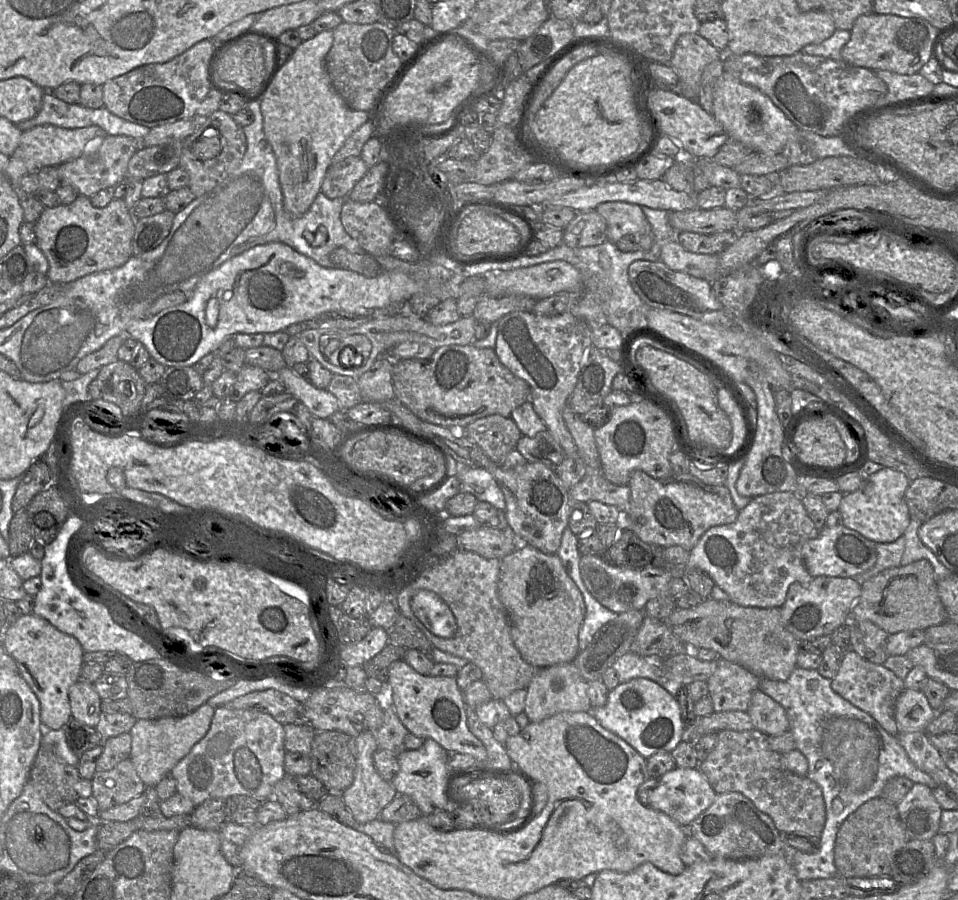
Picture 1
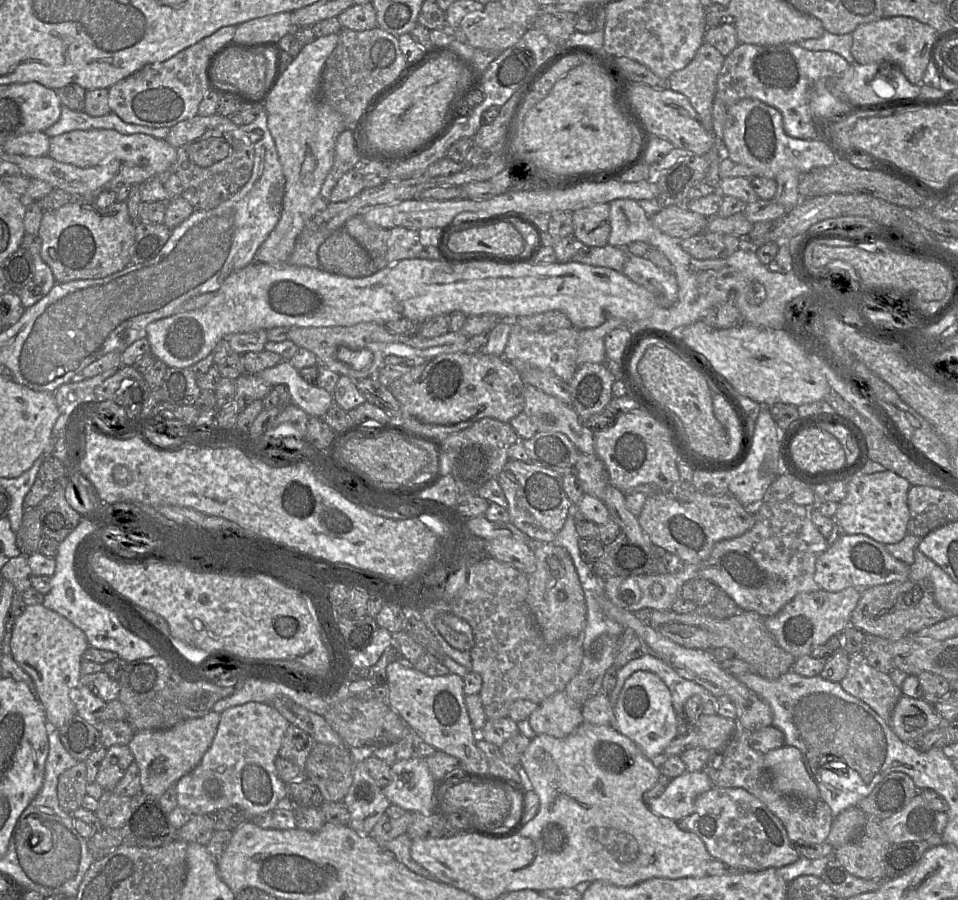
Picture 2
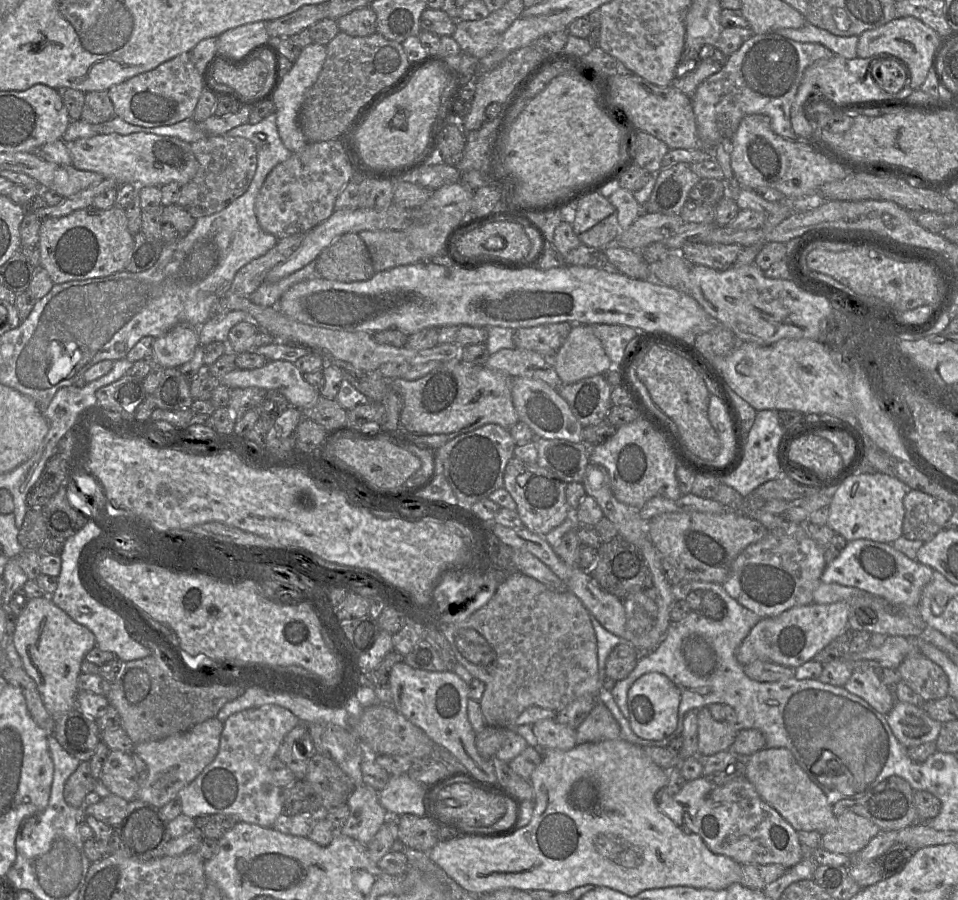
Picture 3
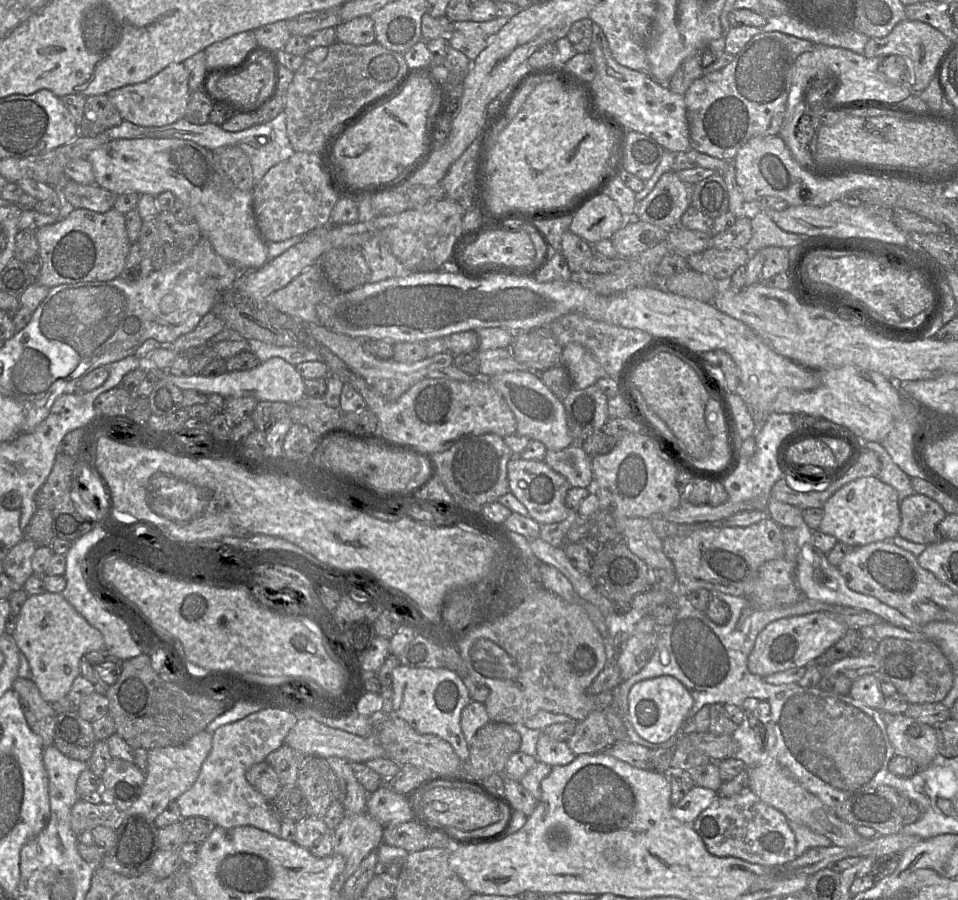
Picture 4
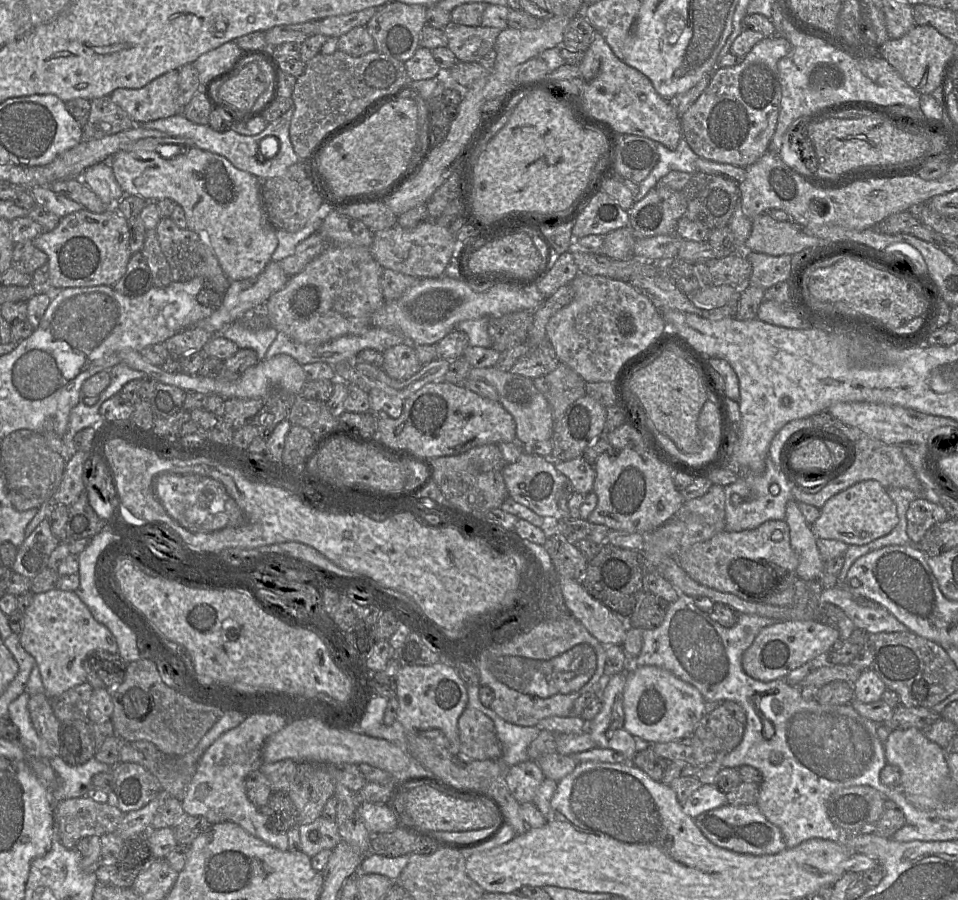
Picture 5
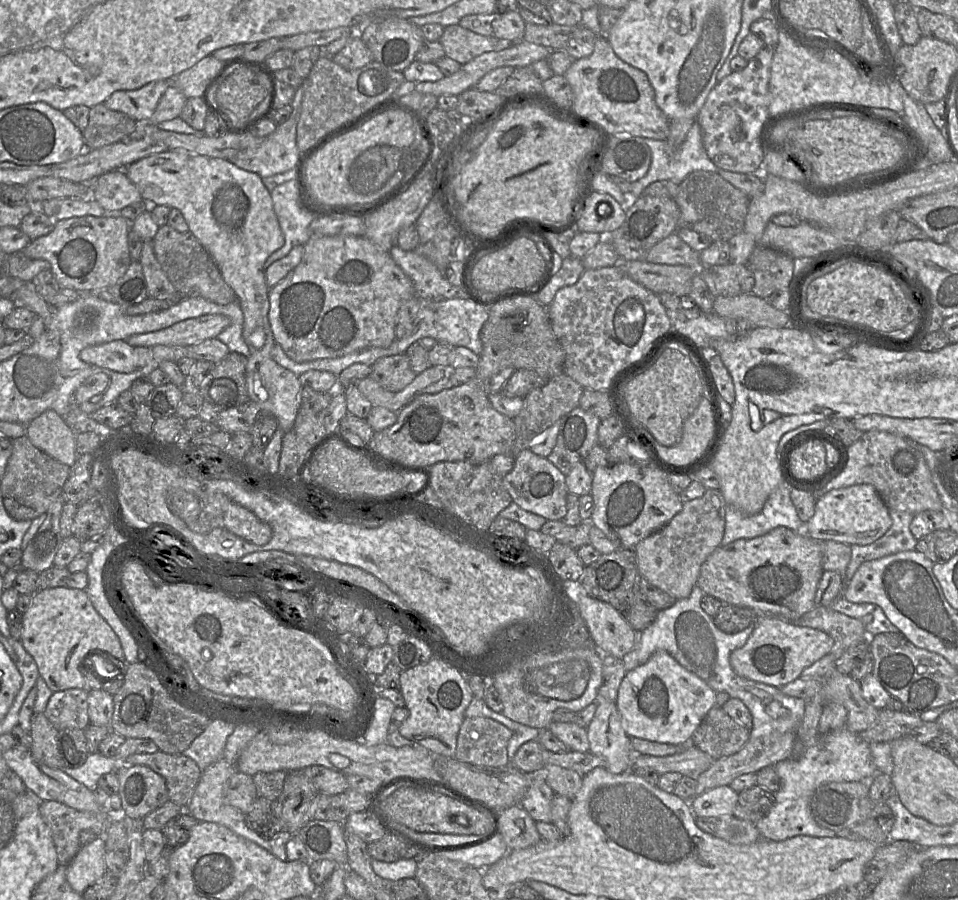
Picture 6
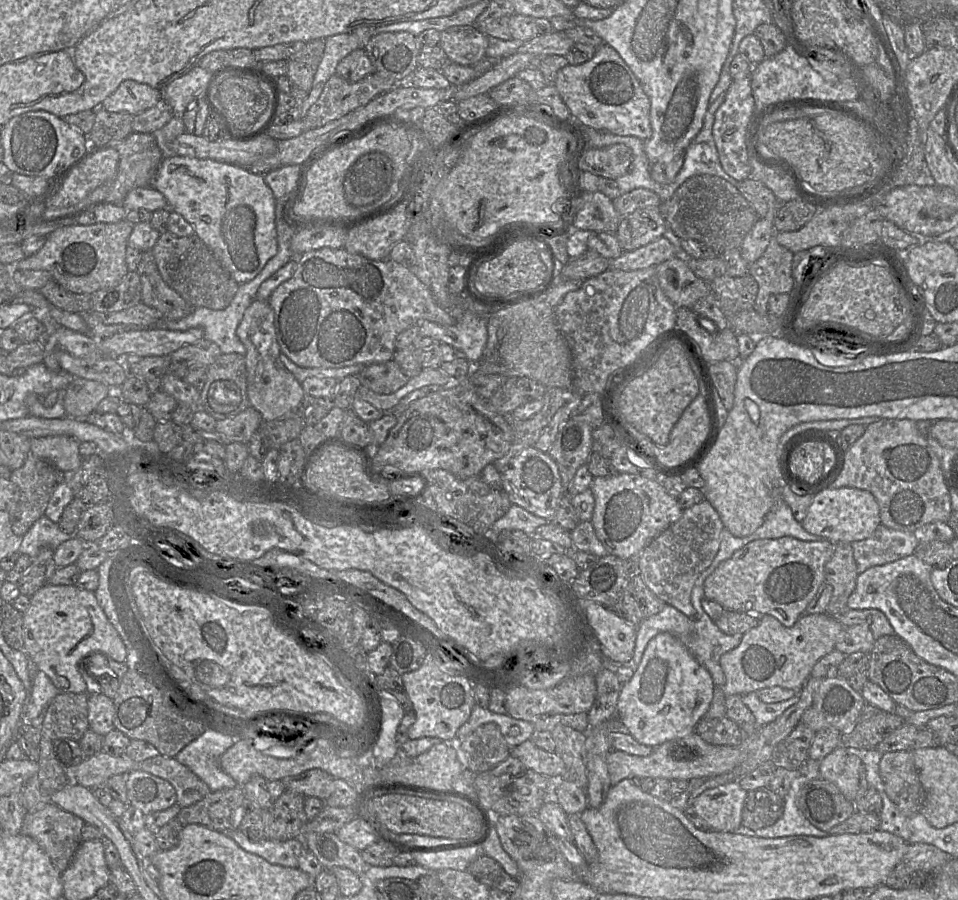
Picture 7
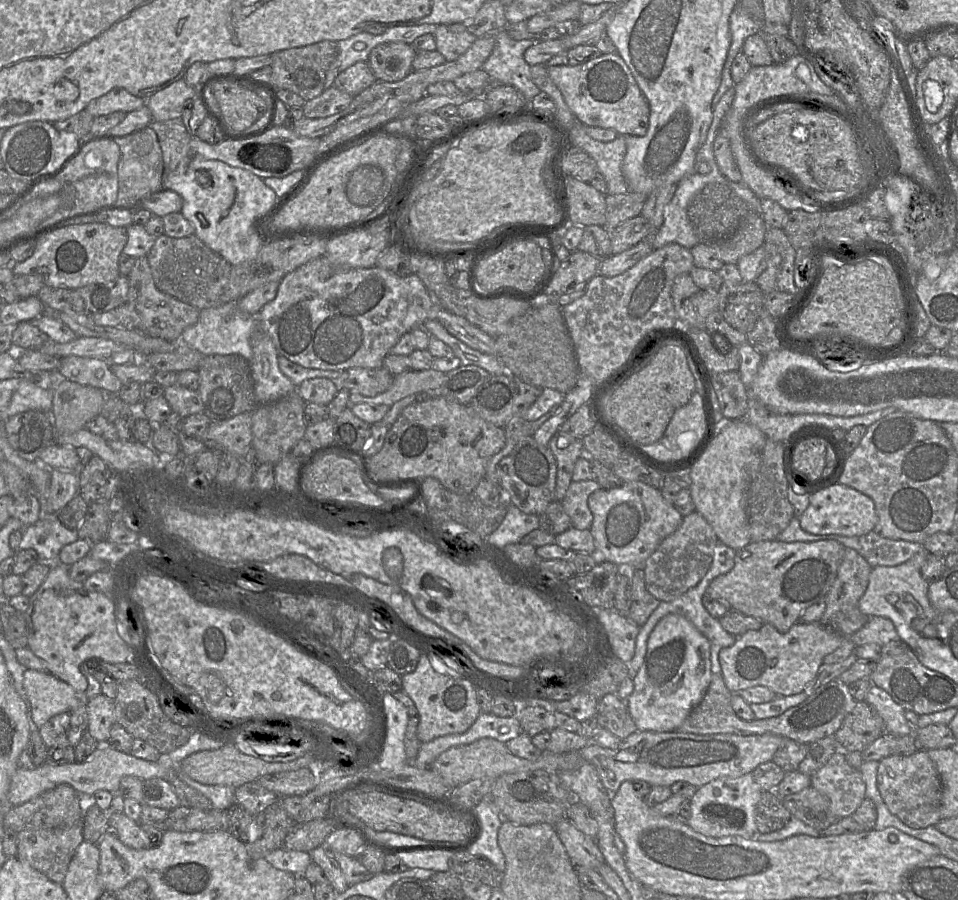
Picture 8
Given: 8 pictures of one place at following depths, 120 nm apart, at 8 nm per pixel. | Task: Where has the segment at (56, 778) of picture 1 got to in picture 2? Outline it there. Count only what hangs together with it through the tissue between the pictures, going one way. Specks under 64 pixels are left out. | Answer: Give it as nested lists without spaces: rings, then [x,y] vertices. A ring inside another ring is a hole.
[[[79,761],[75,766],[65,770],[58,778],[57,798],[60,808],[71,814],[81,807],[86,793],[86,764]]]

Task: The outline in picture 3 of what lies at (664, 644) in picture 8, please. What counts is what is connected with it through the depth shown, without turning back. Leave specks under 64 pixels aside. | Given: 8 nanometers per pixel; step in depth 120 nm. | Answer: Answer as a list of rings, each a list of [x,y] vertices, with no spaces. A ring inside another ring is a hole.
[[[658,672],[642,675],[628,691],[628,720],[632,731],[640,738],[652,741],[660,741],[670,736],[677,728],[680,701],[679,688],[667,676]]]

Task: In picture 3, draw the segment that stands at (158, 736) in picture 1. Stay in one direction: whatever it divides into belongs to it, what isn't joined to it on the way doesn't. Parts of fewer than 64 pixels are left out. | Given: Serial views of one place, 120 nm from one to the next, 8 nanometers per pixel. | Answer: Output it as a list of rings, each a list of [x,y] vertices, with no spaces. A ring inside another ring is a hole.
[[[217,717],[207,719],[186,732],[161,740],[135,744],[133,752],[146,764],[148,775],[140,786],[136,798],[162,808],[178,796],[181,789],[190,784],[216,757],[219,750],[223,723]]]

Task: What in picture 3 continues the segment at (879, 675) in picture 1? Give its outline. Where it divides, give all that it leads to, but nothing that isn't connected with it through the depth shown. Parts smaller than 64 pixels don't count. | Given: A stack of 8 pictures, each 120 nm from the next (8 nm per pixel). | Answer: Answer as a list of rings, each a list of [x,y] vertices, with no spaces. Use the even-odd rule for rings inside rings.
[[[870,667],[853,670],[844,687],[883,715],[888,715],[896,703],[890,688],[880,681],[875,669]]]

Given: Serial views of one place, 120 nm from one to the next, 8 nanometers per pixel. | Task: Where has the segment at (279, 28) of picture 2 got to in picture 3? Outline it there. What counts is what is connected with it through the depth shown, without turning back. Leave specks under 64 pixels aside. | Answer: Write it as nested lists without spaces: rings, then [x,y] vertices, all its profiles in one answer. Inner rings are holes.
[[[257,21],[228,29],[217,37],[218,55],[242,58],[252,47],[270,40],[267,21]]]

